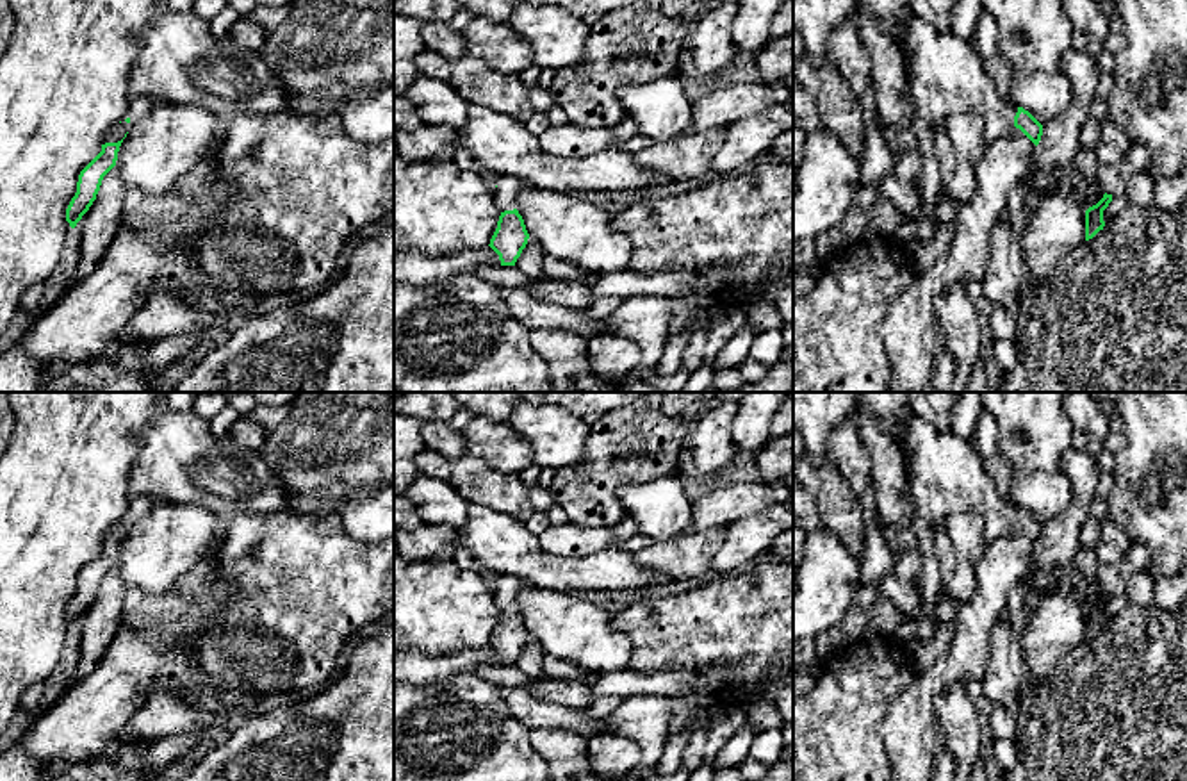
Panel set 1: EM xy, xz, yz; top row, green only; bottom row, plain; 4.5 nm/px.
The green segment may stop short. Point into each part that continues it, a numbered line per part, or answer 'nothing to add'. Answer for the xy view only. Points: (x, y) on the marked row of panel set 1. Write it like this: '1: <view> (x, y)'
1: xy (139, 107)

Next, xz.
1: xz (505, 195)

